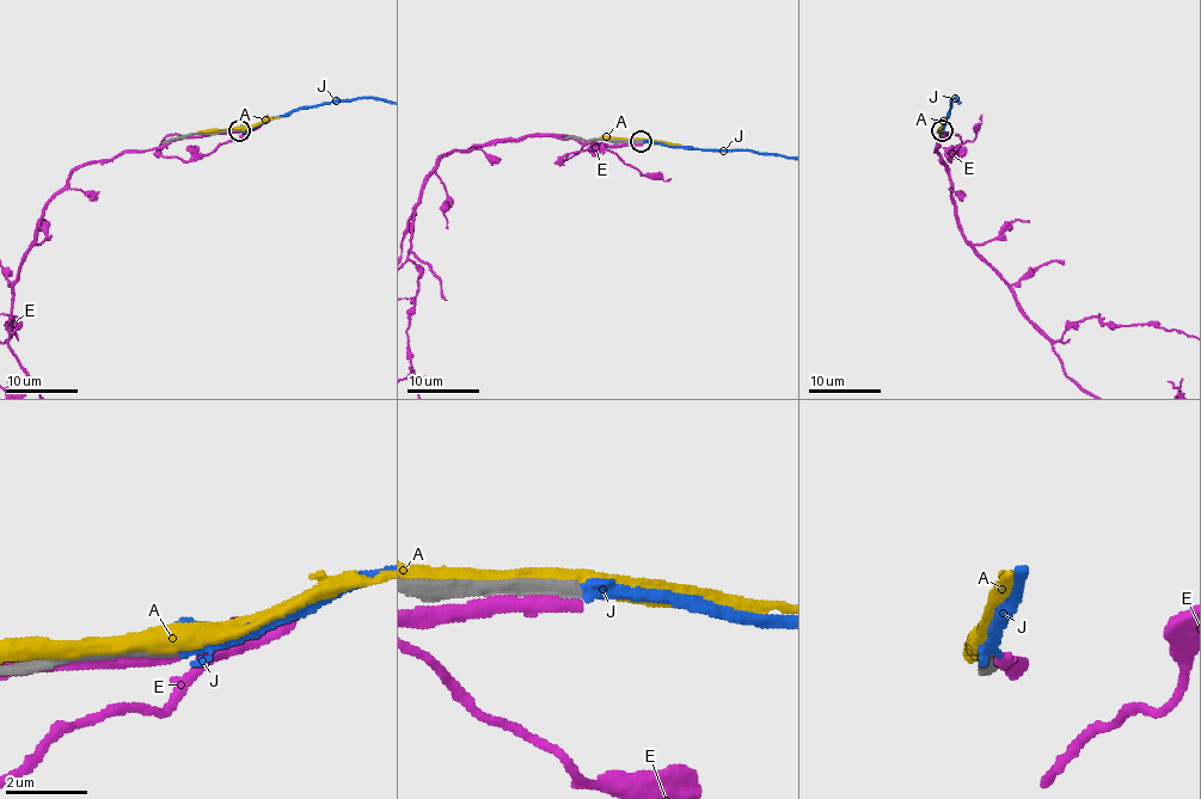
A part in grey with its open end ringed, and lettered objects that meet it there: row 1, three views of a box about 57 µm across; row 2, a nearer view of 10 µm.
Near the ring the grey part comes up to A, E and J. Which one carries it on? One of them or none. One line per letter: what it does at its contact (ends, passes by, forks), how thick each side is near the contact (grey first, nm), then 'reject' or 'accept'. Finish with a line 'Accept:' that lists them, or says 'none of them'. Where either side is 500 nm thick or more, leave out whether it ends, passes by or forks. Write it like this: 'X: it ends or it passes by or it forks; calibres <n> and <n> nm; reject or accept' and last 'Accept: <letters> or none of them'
A: it passes by; calibres 280 and 380 nm; reject
E: it passes by; calibres 280 and 280 nm; reject
J: it ends; calibres 280 and 360 nm; accept
Accept: J

